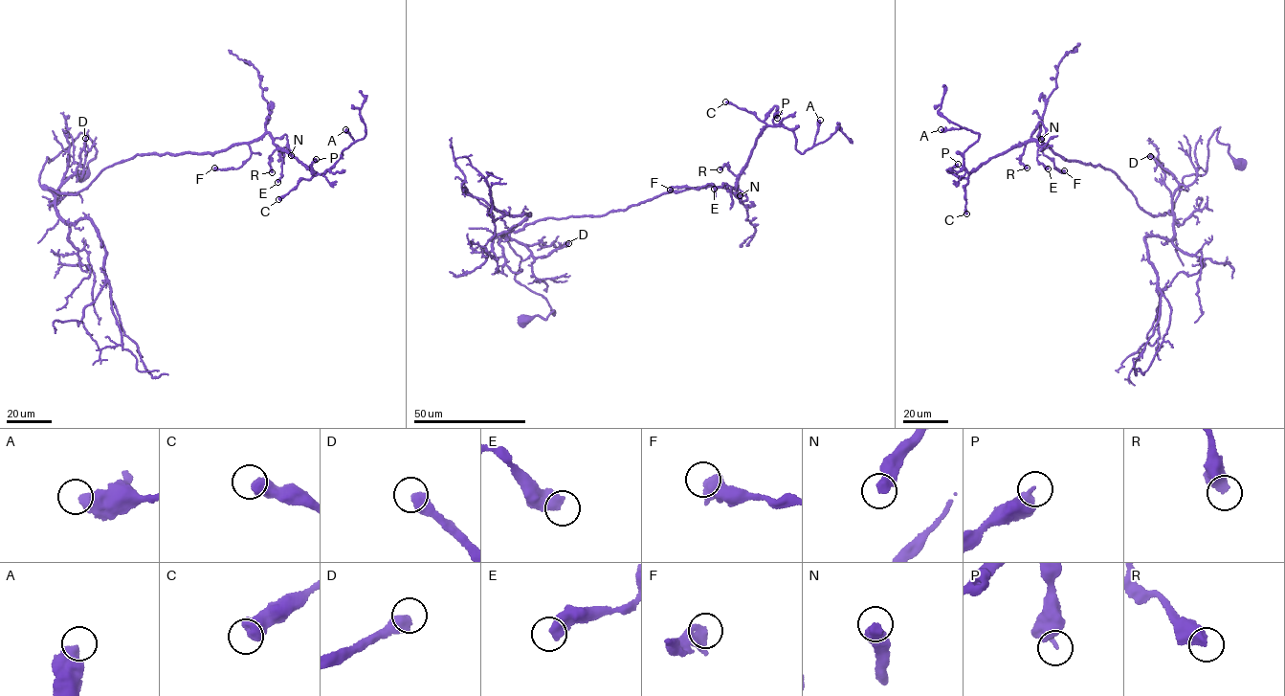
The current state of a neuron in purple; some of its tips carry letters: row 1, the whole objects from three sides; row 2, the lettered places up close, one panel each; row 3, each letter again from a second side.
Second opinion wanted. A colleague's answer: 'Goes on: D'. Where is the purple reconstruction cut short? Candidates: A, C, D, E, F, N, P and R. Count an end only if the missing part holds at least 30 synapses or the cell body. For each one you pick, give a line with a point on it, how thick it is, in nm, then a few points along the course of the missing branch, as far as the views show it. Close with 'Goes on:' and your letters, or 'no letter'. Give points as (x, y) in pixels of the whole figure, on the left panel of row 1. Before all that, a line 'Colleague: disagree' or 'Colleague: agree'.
Colleague: agree
D: at (85, 138); 480 nm thick; missing branch runs (85, 138), (83, 110), (63, 99)
Goes on: D

